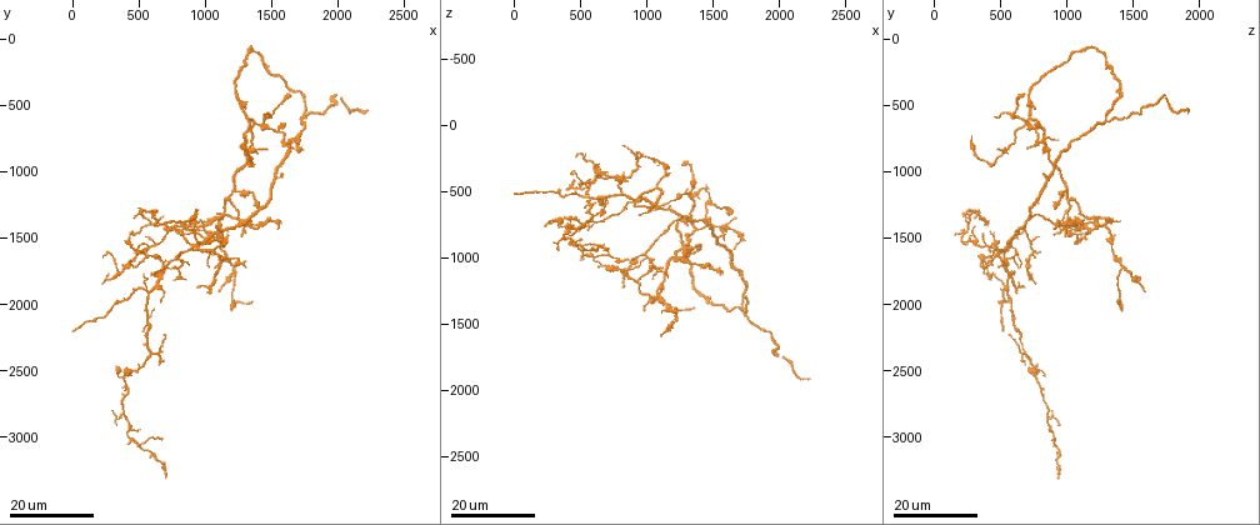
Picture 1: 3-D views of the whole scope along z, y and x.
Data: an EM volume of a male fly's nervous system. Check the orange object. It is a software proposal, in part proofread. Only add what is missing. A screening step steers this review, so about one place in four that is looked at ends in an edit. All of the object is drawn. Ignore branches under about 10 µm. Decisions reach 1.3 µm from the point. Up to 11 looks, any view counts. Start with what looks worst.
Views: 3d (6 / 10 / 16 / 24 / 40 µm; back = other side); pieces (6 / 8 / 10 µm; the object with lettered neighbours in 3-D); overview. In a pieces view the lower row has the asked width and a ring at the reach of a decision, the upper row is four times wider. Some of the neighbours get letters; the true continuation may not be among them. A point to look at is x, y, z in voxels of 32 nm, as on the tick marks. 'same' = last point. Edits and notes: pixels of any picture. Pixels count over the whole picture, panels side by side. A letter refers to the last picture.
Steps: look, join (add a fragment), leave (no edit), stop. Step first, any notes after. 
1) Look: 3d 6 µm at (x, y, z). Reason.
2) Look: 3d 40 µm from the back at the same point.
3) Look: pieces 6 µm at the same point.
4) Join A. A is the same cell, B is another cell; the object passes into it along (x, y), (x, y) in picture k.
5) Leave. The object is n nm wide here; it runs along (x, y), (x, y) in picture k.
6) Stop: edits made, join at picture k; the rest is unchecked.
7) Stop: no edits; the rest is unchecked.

Look: 3d 16 µm at (2200, 540, 1920). Long arm stops here.

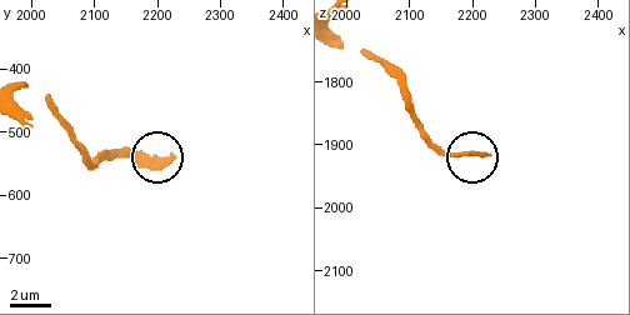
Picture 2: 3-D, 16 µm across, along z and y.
Look: pieces 8 µm at (2225, 540, 1915).

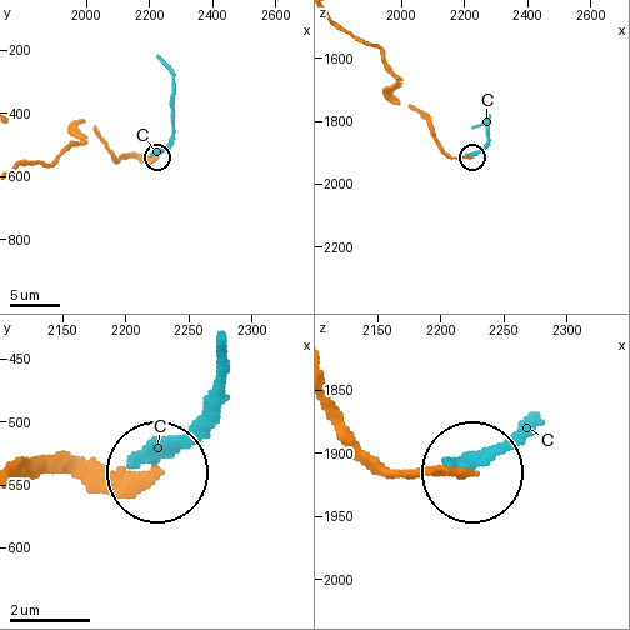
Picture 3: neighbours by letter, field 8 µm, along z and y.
Leave. C is another cell; it runs along (340, 420), (390, 468), (468, 470) in picture 3; none of them fits.

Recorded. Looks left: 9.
Look: 3d 16 µm at (1040, 1920, 640). Branch stops here.

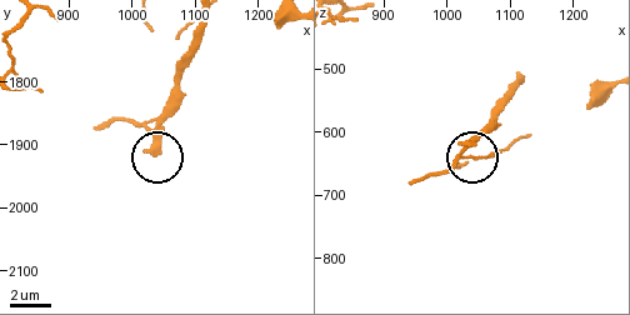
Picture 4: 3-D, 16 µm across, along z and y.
Look: pieces 10 µm at (1030, 1915, 620).

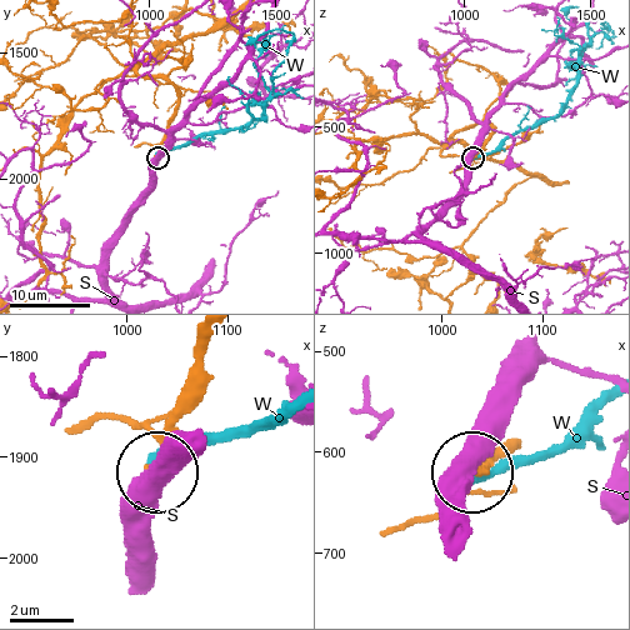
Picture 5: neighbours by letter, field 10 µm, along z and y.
Leave. S and W are other cells; none of them fits.

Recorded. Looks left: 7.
Look: 3d 16 µm at (20, 2200, 540). End of a long branch.

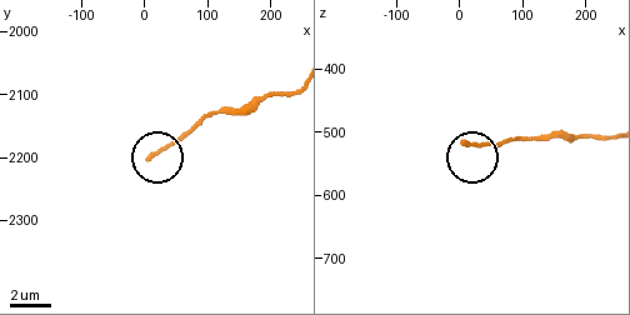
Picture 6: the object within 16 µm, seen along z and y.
Look: pieces 8 µm at (5, 2200, 515).

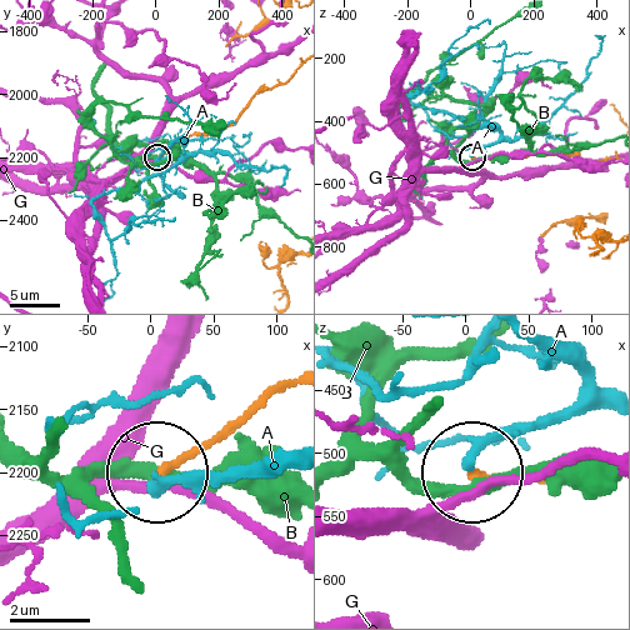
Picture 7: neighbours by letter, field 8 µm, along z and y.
Leave. A, B and G are other cells; it runs along (291, 380), (164, 471) in picture 7; no lettered fragment goes on from it.

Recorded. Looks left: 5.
Look: 3d 24 µm at (1160, 1480, 1140). Thin end.

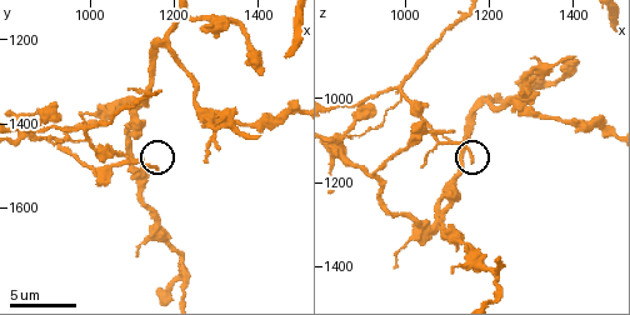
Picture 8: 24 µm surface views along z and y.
Look: pieces 10 µm at (1165, 1510, 1150).

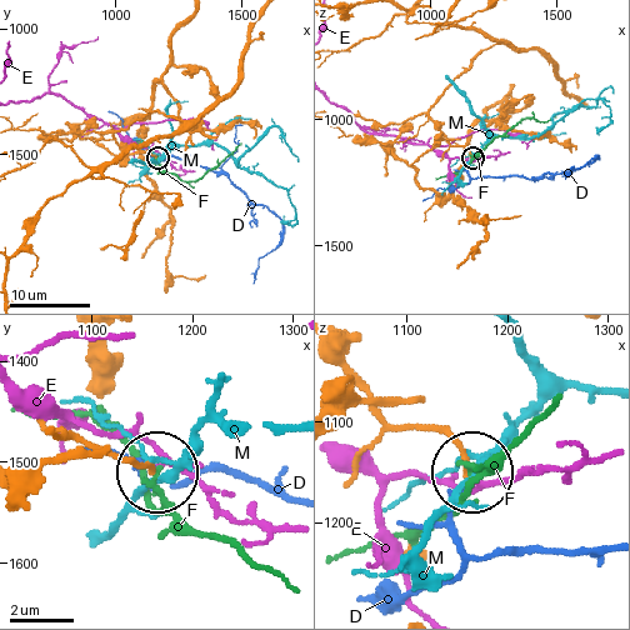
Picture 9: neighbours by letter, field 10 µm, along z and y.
Join D. D is the same cell, E, F and M are other cells; the neuron continues.

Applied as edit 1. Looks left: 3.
Look: 3d 24 µm at (1720, 820, 880). Branch stops here.

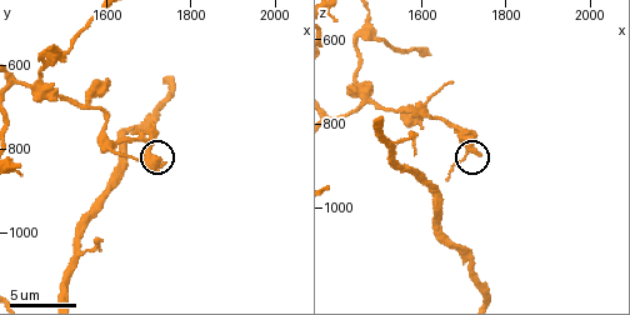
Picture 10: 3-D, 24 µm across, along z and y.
Look: pieces 8 µm at (1730, 840, 870).

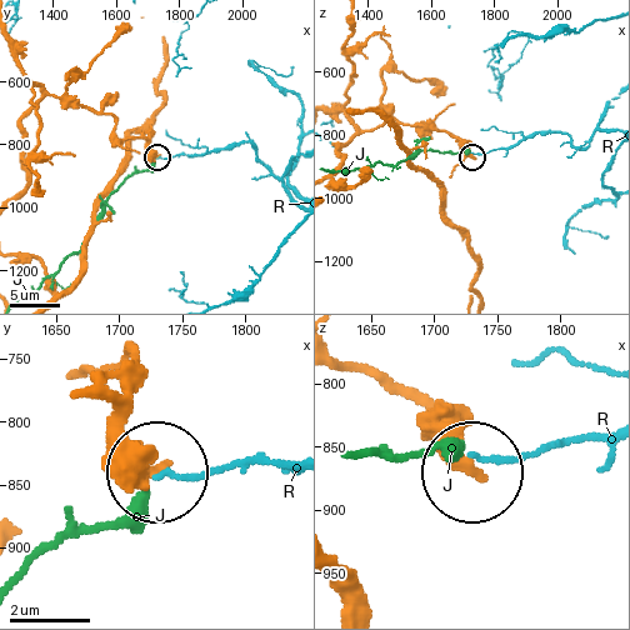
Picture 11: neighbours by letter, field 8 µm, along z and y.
Leave. J and R are other cells; it runs along (94, 398), (151, 471) in picture 11; no lettered fragment goes on from it.

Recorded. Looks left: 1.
Stop: edits made, join at picture 9; the rest is unchecked.

